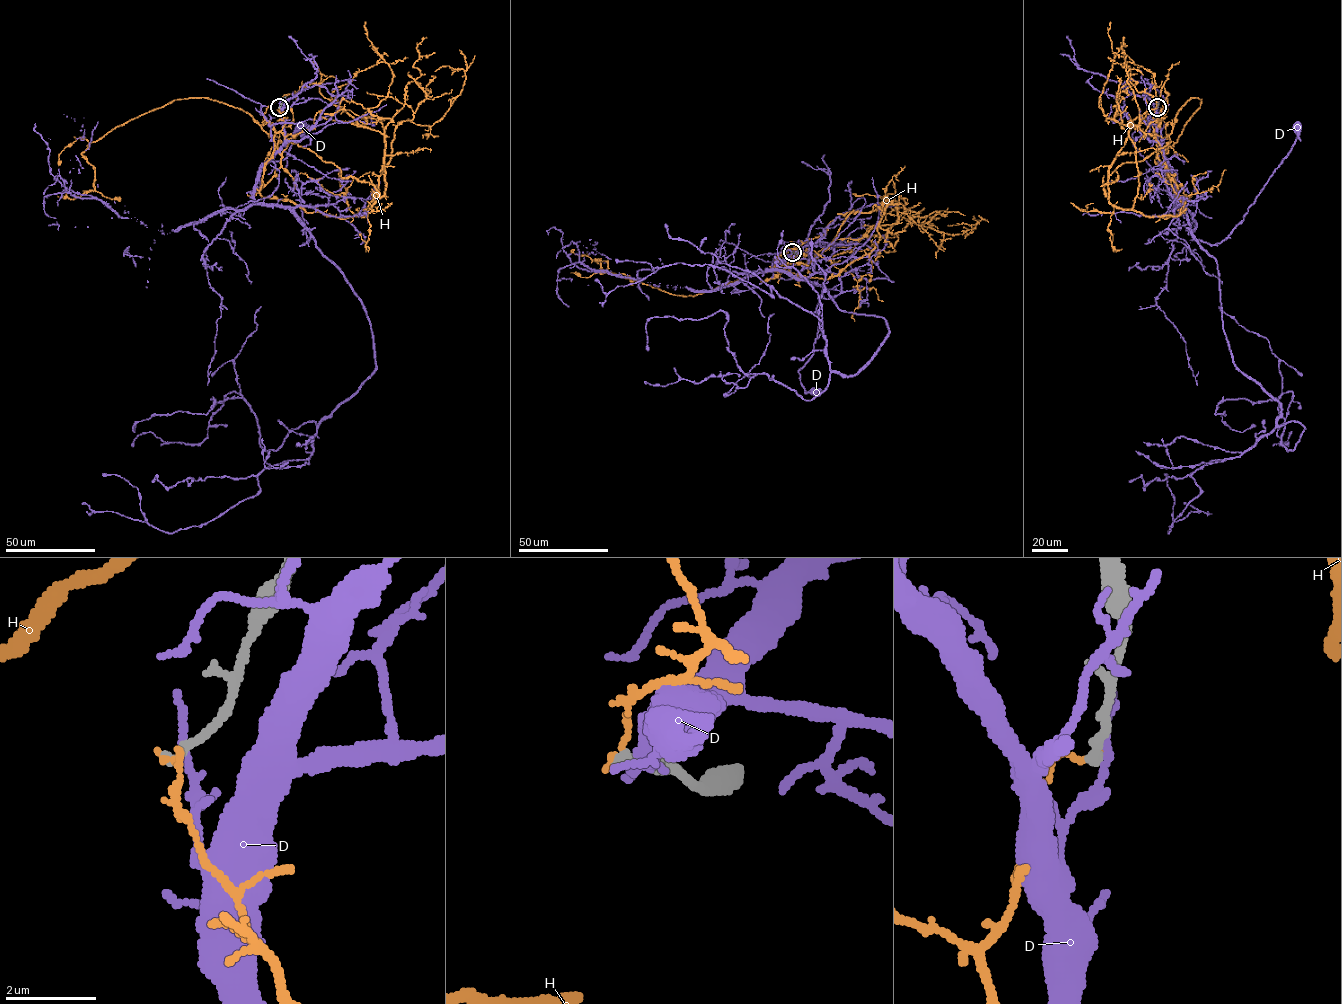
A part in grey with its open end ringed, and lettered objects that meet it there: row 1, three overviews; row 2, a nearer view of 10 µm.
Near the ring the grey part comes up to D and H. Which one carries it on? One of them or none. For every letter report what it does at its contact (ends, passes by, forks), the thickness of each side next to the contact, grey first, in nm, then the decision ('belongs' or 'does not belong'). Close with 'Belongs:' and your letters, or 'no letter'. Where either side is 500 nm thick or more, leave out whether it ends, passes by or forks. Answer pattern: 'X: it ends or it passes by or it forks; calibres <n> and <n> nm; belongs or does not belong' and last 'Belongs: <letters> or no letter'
D: it ends; calibres 240 and 200 nm; does not belong
H: it ends; calibres 220 and 120 nm; does not belong
Belongs: no letter

